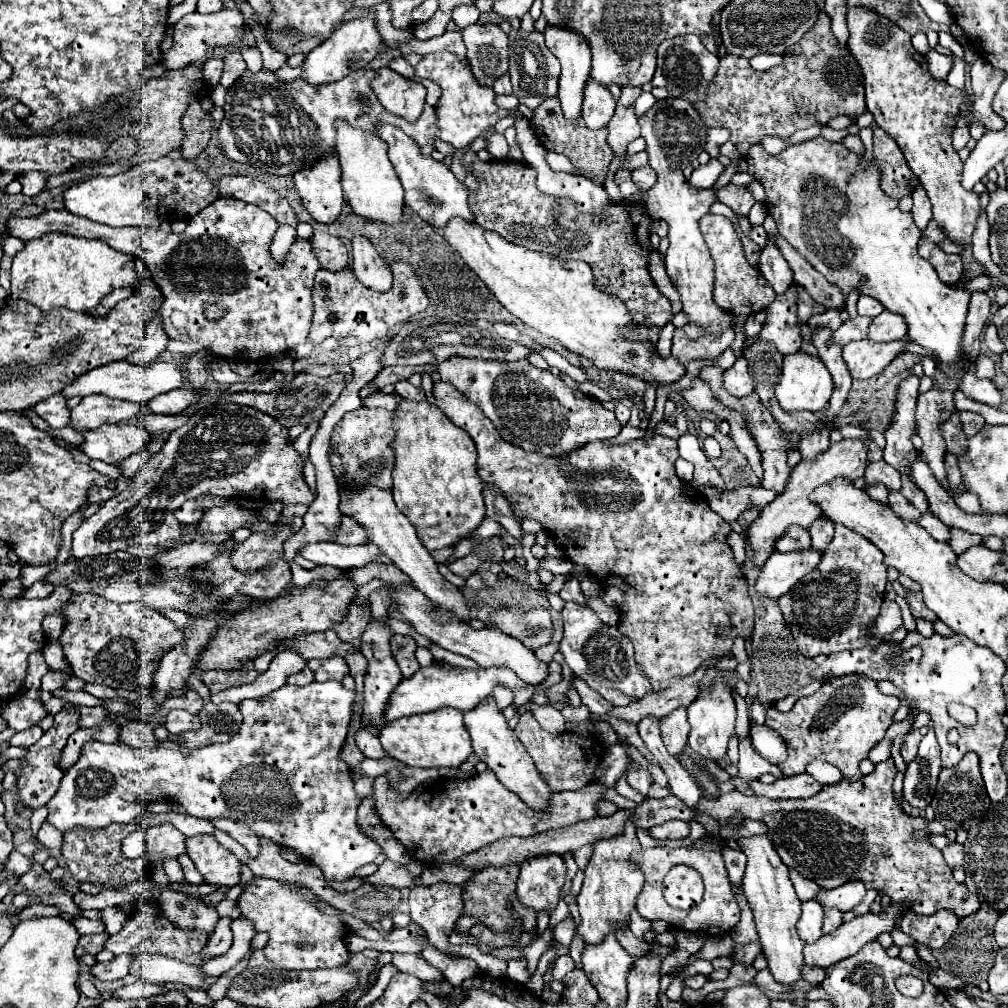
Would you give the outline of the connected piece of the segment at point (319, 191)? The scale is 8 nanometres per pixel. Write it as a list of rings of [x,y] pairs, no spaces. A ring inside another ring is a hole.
[[[324,157],[310,169],[294,173],[294,185],[302,207],[316,223],[330,225],[338,219],[344,195],[340,185],[340,163],[336,157]]]

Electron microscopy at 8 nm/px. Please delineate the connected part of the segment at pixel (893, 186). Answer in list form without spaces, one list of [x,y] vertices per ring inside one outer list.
[[[880,127],[874,129],[874,161],[882,171],[880,185],[888,197],[900,199],[902,195],[912,193],[918,185],[918,179],[912,175],[900,147]]]

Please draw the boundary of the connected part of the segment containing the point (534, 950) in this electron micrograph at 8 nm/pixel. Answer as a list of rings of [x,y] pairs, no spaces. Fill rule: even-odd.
[[[547,928],[542,935],[538,935],[535,940],[524,949],[523,954],[527,960],[527,971],[530,975],[535,972],[540,957],[544,951],[548,949],[553,940],[552,930]]]

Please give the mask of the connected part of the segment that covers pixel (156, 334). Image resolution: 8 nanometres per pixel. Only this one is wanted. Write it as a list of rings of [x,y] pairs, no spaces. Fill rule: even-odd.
[[[158,309],[154,311],[154,317],[152,317],[152,321],[150,321],[150,325],[148,325],[148,331],[146,331],[146,337],[144,337],[144,343],[142,343],[142,347],[136,351],[136,353],[132,353],[130,357],[128,357],[128,361],[132,361],[132,363],[136,363],[136,365],[150,365],[164,349],[166,349],[166,345],[168,345],[168,335],[164,333],[164,327],[162,327],[162,323],[160,323],[160,313],[158,313]]]

